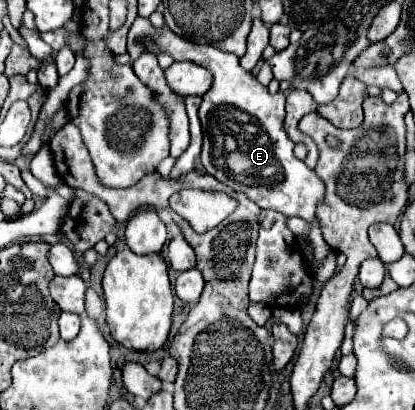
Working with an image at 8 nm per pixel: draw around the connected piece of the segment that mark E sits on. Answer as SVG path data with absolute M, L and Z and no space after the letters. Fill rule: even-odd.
M136 18L128 32L128 52L130 62L140 58L144 52L170 54L174 60L190 60L208 68L214 74L212 88L204 94L204 112L200 112L204 146L202 146L202 166L214 178L220 178L226 186L236 192L246 194L260 208L276 210L286 216L298 216L310 226L310 240L314 244L314 258L322 260L330 252L324 242L320 224L316 218L316 206L324 200L324 184L318 174L310 170L302 160L294 158L294 144L284 132L286 97L283 91L293 89L289 81L280 82L278 94L268 94L252 72L244 70L236 54L222 52L214 46L192 44L172 30L156 28L148 18Z

